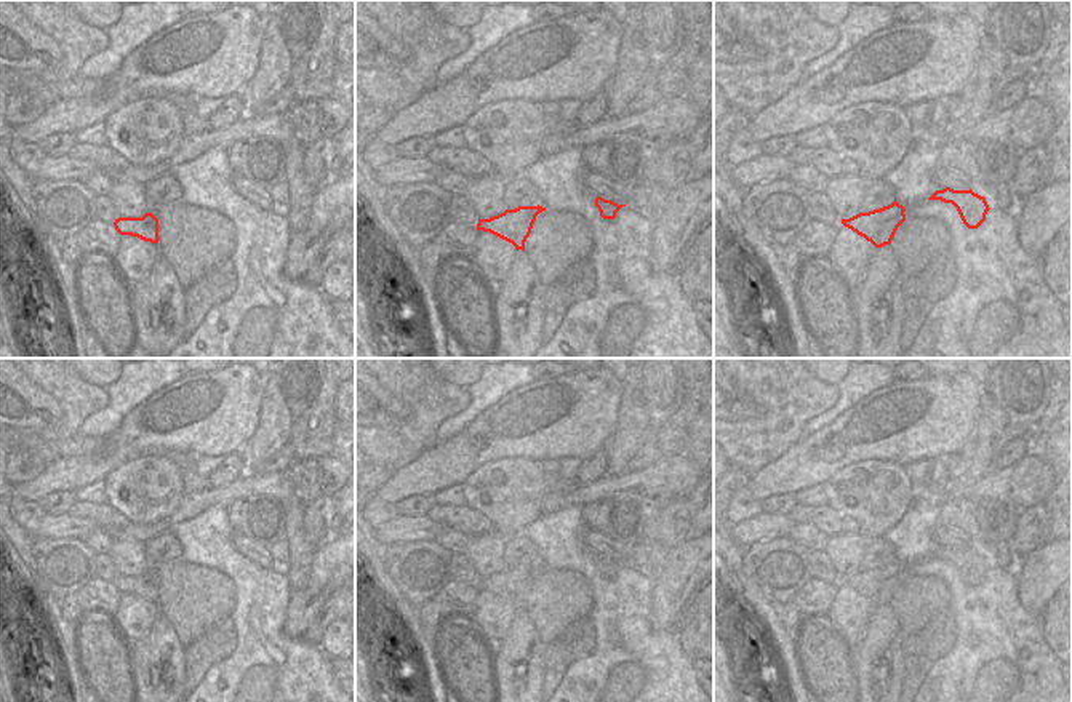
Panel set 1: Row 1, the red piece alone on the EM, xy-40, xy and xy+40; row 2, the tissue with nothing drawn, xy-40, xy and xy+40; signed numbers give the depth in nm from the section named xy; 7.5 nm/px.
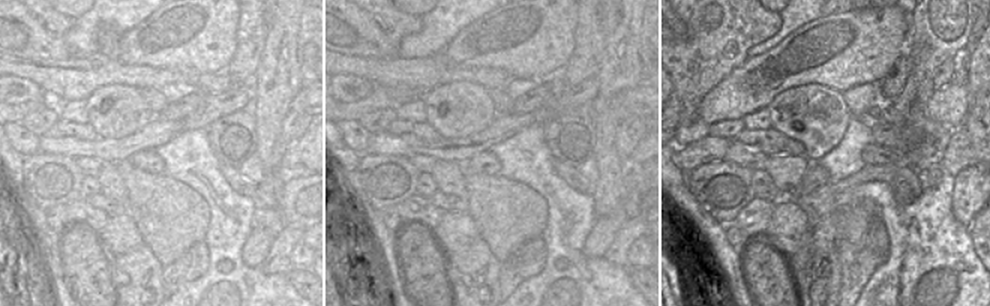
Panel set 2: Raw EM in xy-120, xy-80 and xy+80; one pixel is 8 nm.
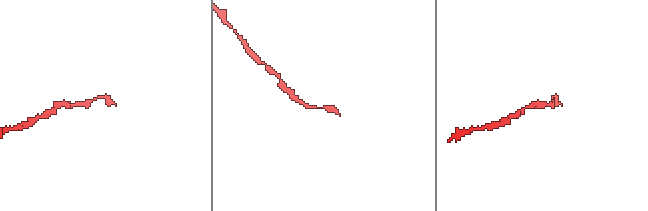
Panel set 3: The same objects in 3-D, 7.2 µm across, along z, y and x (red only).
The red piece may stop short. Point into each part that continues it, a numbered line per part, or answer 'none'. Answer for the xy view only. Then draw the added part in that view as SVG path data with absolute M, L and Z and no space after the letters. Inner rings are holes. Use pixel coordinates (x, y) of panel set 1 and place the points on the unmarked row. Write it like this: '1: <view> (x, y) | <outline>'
none

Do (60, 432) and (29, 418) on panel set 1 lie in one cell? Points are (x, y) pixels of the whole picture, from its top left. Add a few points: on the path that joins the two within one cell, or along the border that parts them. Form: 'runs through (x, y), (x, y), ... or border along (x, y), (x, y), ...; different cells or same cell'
border along (44, 390), (58, 403), (61, 419), (37, 432); different cells

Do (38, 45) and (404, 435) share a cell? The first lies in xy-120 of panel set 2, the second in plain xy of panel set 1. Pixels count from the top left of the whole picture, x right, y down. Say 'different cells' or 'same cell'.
different cells

